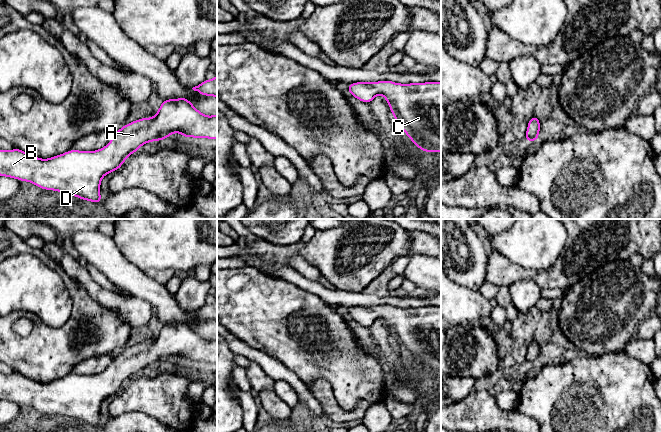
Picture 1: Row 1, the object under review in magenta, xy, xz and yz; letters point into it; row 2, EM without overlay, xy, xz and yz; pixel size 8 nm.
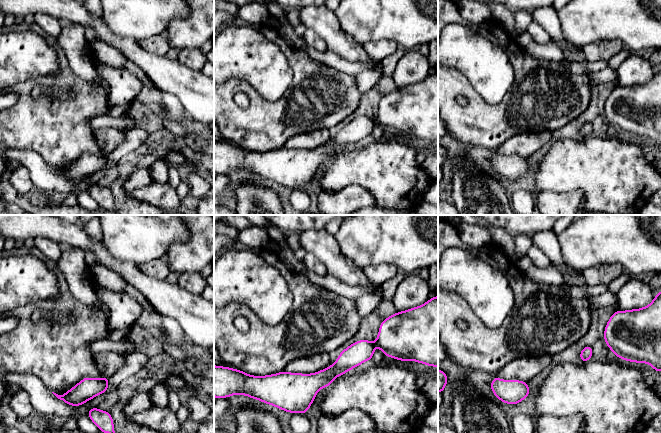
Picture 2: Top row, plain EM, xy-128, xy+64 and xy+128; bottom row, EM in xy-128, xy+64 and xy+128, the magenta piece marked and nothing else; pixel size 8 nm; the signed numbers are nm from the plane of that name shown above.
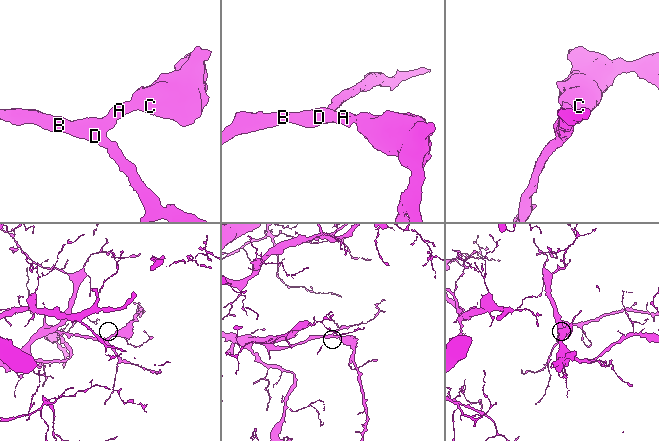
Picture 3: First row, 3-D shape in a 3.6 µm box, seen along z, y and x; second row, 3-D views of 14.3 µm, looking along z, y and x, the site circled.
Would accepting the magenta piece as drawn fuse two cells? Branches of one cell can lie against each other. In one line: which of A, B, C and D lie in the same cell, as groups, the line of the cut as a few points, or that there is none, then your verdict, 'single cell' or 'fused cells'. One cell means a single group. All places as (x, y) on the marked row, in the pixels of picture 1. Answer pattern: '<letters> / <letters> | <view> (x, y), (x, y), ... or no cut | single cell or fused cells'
A B C D | no cut | single cell

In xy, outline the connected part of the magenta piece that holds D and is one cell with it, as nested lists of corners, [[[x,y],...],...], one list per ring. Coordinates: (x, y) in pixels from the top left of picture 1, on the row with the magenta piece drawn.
[[[185,97],[162,101],[156,115],[127,123],[114,132],[110,142],[96,151],[72,149],[66,153],[41,159],[18,148],[10,151],[0,149],[0,177],[6,176],[35,184],[44,190],[64,192],[81,200],[102,203],[100,184],[102,178],[122,167],[124,161],[145,143],[168,139],[172,133],[181,133],[184,138],[207,138],[217,140],[217,114],[207,116],[197,110]]]

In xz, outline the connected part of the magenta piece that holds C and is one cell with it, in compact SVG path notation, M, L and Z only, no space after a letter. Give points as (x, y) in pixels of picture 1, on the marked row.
M355 82L347 89L367 104L378 94L384 96L398 127L412 143L424 153L441 153L441 82Z

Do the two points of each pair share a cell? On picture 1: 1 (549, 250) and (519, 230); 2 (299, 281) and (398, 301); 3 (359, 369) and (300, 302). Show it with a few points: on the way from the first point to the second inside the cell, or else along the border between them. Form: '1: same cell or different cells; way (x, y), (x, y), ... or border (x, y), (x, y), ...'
1: same cell; way (542, 243), (540, 241), (530, 241), (526, 237)
2: same cell; way (324, 293), (341, 299), (373, 300)
3: same cell; way (340, 350), (332, 337), (330, 324), (319, 312)

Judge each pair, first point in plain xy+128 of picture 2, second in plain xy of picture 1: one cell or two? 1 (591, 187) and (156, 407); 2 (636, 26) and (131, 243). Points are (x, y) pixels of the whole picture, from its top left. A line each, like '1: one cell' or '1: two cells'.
1: one cell
2: one cell

